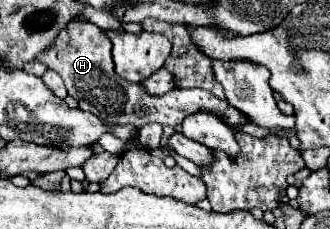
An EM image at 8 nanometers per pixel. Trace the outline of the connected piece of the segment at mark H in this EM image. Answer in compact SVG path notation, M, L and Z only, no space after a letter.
M78 19L76 23L68 23L68 27L60 33L60 39L56 39L56 43L52 43L52 47L44 51L44 55L40 55L38 61L62 75L68 87L68 95L72 95L78 101L78 109L92 111L108 123L134 125L138 129L148 123L178 127L188 115L198 111L214 113L230 127L250 123L250 119L244 113L236 111L228 101L222 101L204 89L172 89L162 97L148 95L144 87L140 87L138 83L128 83L116 75L112 67L110 49L110 39L100 27L86 19Z

